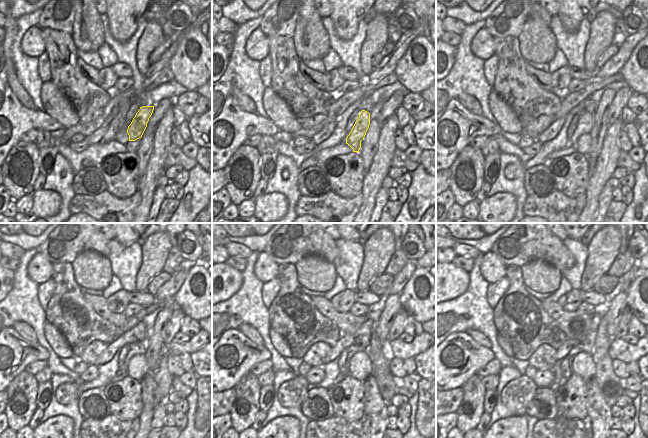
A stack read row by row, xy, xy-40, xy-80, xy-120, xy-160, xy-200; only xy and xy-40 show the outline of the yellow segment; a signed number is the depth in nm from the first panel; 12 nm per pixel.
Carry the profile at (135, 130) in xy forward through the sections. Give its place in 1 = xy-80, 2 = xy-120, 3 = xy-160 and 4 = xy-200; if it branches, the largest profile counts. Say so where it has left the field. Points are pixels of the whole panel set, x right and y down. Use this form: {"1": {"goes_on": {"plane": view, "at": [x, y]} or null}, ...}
{"1": {"goes_on": {"plane": "xy-80", "at": [586, 120]}}, "2": {"goes_on": {"plane": "xy-120", "at": [139, 347]}}, "3": {"goes_on": {"plane": "xy-160", "at": [352, 350]}}, "4": {"goes_on": {"plane": "xy-200", "at": [571, 358]}}}

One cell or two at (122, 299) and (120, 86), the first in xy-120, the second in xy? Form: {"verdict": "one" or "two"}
{"verdict": "two"}

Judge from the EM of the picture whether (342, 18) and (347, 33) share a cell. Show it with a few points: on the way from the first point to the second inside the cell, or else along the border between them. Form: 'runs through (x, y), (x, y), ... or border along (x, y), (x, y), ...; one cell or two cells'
runs through (346, 22), (346, 29); one cell

